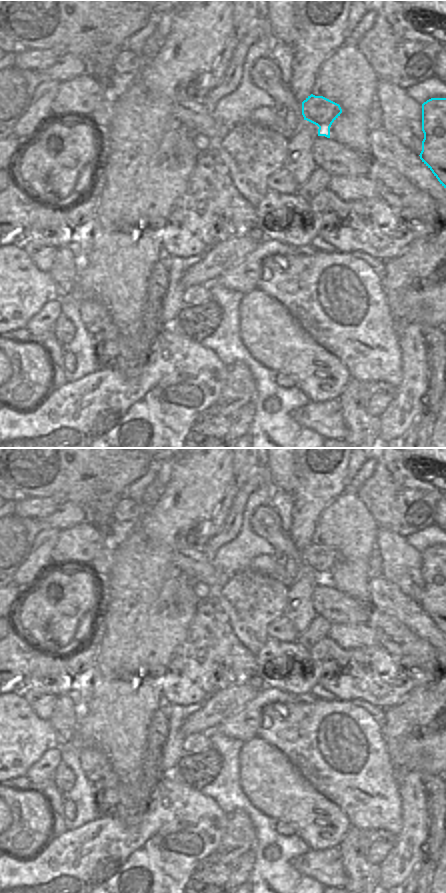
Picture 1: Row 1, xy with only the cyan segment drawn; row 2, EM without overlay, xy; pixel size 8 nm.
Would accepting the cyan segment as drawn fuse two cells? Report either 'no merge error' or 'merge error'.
no merge error

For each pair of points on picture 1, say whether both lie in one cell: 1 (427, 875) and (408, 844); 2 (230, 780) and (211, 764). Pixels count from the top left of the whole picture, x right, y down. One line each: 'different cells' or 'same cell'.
1: different cells
2: different cells

